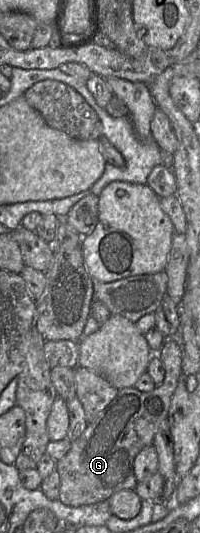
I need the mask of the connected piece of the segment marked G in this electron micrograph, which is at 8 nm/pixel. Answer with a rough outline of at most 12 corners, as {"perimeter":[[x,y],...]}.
{"perimeter":[[183,348],[164,381],[120,389],[57,461],[72,507],[135,490],[134,460],[167,420]]}

